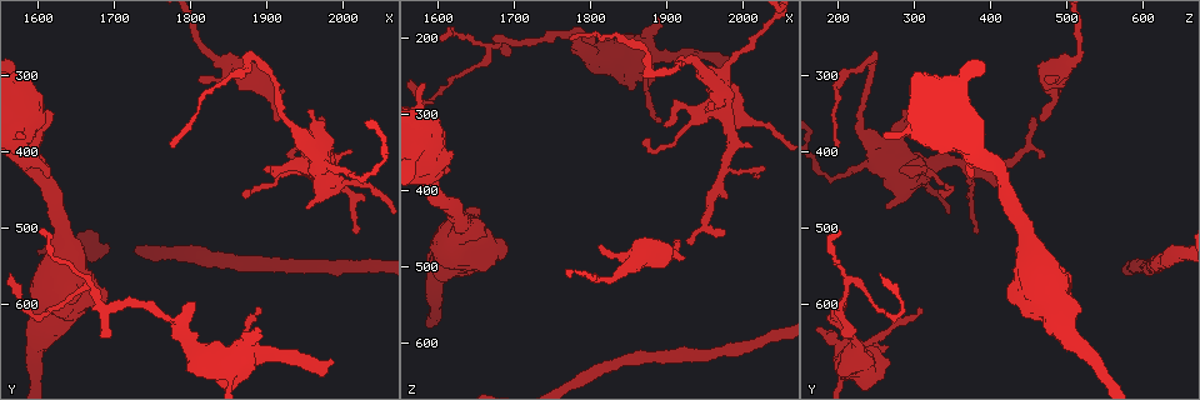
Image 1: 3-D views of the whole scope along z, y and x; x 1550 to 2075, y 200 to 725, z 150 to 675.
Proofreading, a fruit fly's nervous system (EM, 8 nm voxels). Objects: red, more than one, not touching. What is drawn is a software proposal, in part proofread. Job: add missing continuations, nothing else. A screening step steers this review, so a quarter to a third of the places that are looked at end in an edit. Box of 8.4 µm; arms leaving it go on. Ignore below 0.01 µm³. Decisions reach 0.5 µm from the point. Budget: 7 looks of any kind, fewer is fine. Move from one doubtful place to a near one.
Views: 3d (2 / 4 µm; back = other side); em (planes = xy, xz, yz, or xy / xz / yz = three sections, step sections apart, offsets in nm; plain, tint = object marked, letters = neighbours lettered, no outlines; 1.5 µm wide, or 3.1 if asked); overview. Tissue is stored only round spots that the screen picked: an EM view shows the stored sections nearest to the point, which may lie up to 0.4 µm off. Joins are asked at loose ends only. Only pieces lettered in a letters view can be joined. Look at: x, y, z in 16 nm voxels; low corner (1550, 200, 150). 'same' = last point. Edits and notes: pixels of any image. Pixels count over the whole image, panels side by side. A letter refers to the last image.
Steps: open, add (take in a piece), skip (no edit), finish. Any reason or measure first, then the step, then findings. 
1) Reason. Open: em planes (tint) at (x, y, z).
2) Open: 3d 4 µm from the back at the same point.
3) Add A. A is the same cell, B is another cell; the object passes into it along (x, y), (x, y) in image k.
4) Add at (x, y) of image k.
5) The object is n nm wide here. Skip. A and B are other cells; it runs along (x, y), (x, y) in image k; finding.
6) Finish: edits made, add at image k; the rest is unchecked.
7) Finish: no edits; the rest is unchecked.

Tapers out. Open: 3d 4 µm at (1605, 505, 205).

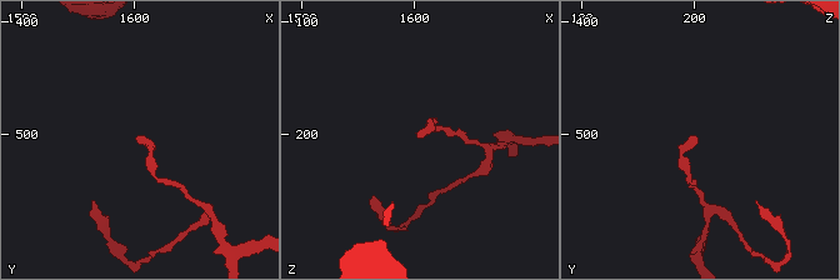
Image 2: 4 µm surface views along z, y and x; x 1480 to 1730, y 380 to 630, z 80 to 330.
Open: em xz step 4 (letters) at (1604, 506, 204).

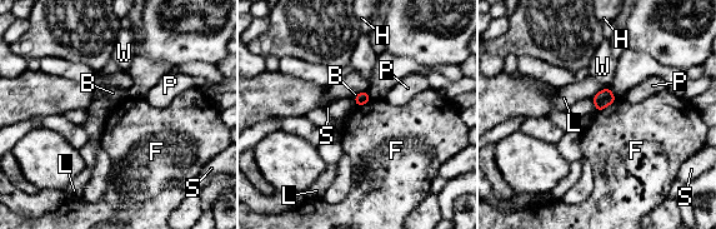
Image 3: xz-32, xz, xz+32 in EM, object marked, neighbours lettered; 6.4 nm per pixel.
Skip. B, F, H, L, P, S and W are other cells; a border runs along (617, 99), (596, 111) in image 3; none of them fits.

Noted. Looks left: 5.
Open: 3d 4 µm at (1955, 345, 295).

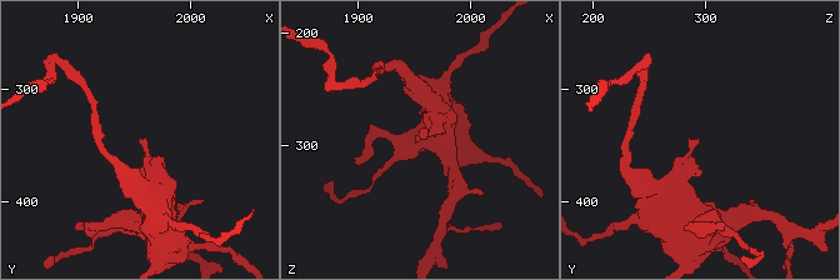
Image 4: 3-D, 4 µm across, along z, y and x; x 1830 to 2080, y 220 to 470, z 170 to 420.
Need the tissue. Open: em planes (letters) at (1960, 346, 296).

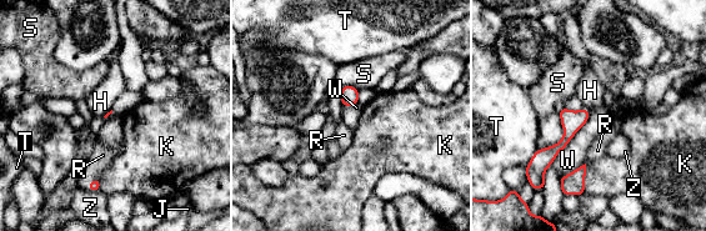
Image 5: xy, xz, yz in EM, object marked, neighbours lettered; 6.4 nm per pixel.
Add at (103, 155) of image 5. R is the same cell, H, J, K, S, T, W and Z are other cells; the object passes into it along (94, 185), (90, 182), (103, 155) in image 5; the cell continues.

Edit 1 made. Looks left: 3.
Branch stops here. Open: em planes (plain) at (2015, 505, 380).

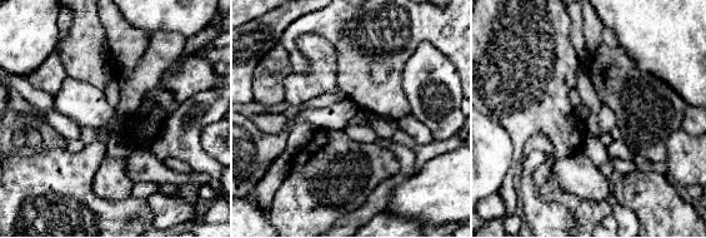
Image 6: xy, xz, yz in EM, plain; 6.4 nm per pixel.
What lies round it. Open: em planes (letters) at the same point.

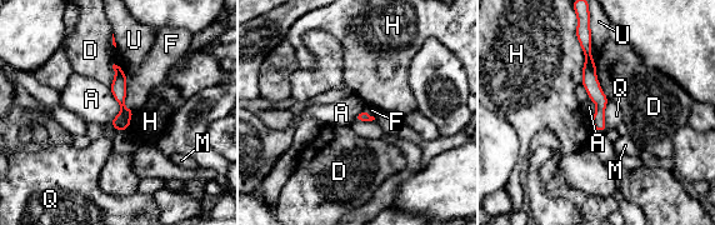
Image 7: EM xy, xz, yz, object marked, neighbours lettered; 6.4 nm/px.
Skip. A, D, F, H, M, Q and U are other cells; it runs along (588, 55), (601, 128) in image 7; none of them fits.

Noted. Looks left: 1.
Finish: edits made, add at image 5; the rest is unchecked.

